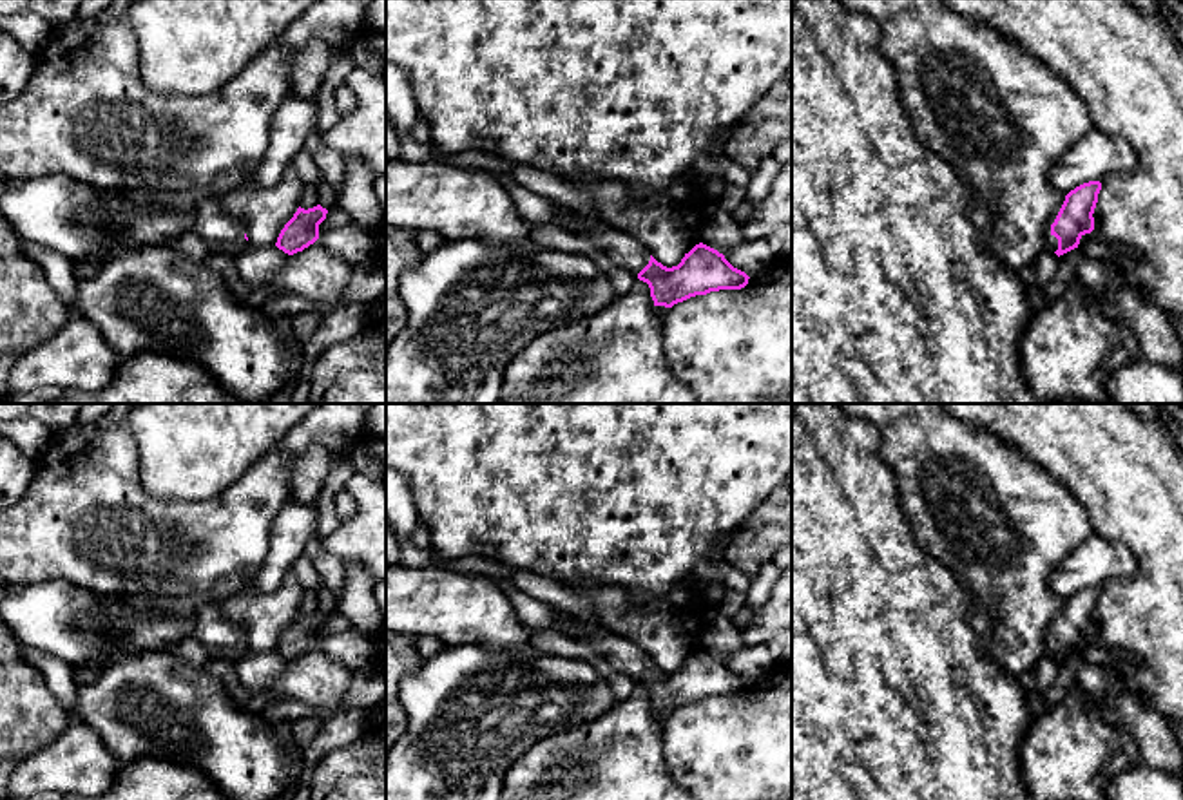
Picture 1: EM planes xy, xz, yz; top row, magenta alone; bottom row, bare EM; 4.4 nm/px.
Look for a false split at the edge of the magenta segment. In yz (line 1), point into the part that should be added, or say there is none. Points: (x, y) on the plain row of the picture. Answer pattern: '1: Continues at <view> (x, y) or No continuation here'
1: Continues at yz (1051, 648)

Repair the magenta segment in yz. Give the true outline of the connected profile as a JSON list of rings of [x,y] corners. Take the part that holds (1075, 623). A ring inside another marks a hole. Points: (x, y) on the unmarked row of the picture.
[[[1089,586],[1065,601],[1054,628],[1049,633],[1045,655],[1054,657],[1060,662],[1078,653],[1080,644],[1094,635],[1092,619],[1100,595],[1100,586]]]

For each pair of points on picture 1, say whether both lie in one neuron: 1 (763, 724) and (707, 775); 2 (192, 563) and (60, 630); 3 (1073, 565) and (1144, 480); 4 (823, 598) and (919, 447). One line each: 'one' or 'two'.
1: one
2: two
3: two
4: two

